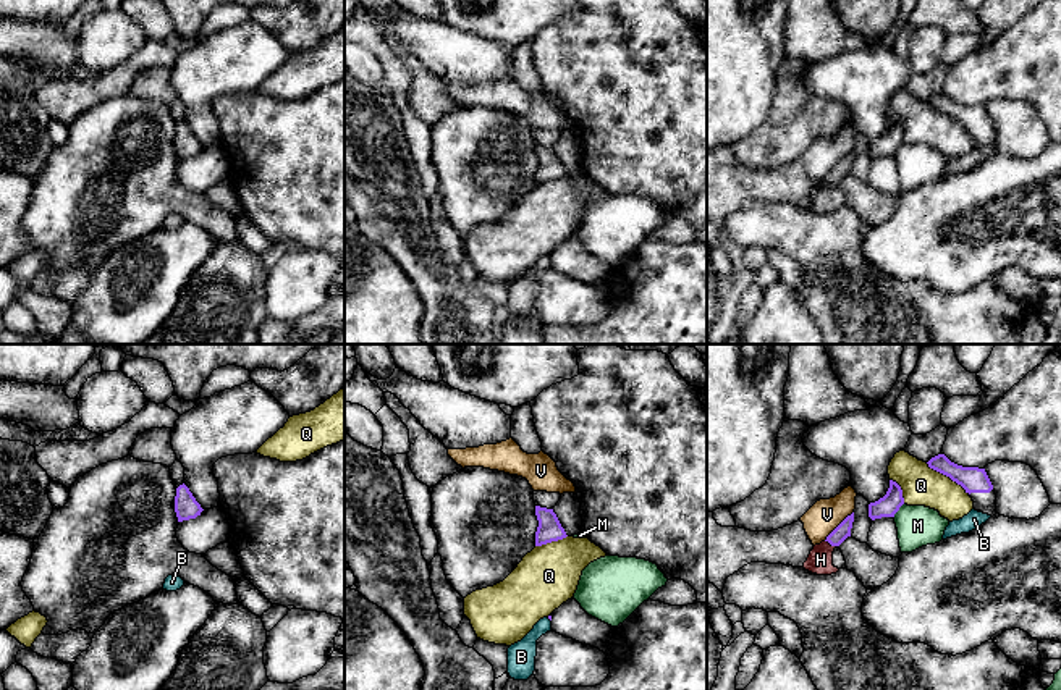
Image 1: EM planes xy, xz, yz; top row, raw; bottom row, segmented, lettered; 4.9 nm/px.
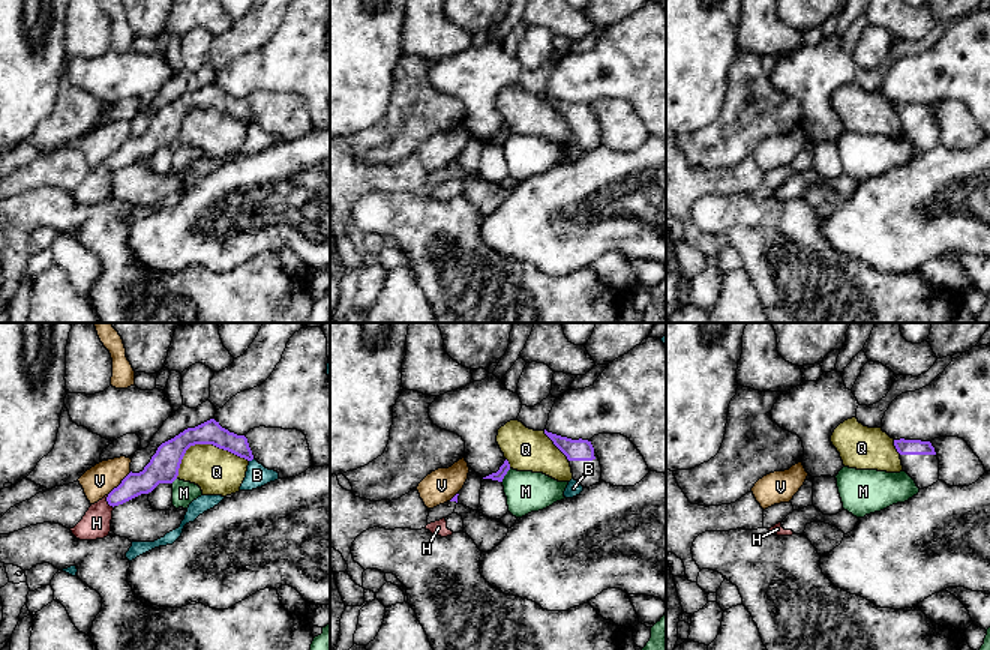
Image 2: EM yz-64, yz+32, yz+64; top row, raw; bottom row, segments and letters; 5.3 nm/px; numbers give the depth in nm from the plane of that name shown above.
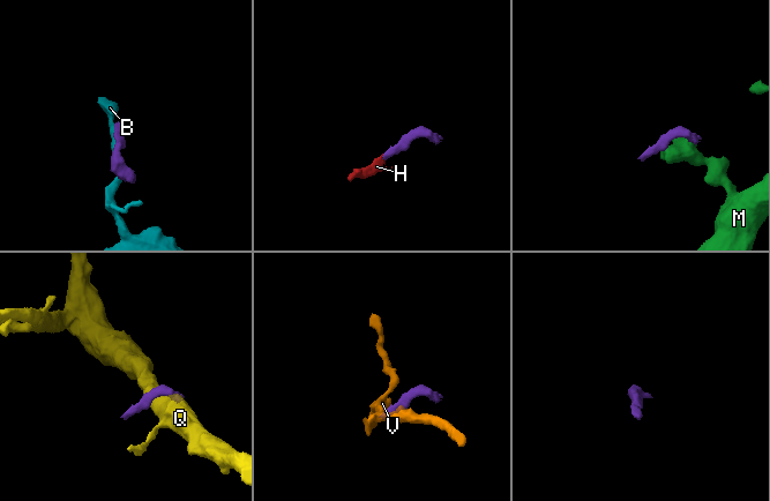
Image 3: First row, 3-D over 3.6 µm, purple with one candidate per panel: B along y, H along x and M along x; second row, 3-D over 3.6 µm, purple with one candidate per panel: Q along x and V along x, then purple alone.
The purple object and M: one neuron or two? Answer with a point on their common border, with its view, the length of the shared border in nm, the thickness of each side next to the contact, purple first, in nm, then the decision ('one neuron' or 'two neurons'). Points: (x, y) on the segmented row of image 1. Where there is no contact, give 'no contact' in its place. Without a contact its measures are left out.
yz (898, 509) | 90 nm | 110/200 nm | two neurons

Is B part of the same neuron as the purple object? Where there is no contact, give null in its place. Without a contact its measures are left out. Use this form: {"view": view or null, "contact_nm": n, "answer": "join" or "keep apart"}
{"view": null, "answer": "keep apart"}

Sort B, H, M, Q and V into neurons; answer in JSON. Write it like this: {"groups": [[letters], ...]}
{"groups": [["B"], ["H"], ["M"], ["Q"], ["V"]]}

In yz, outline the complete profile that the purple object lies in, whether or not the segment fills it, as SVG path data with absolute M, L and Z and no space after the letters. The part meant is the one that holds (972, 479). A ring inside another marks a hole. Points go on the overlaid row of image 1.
M945 454L932 457L927 464L961 485L972 498L975 511L991 517L996 514L996 494L985 469L957 465Z

